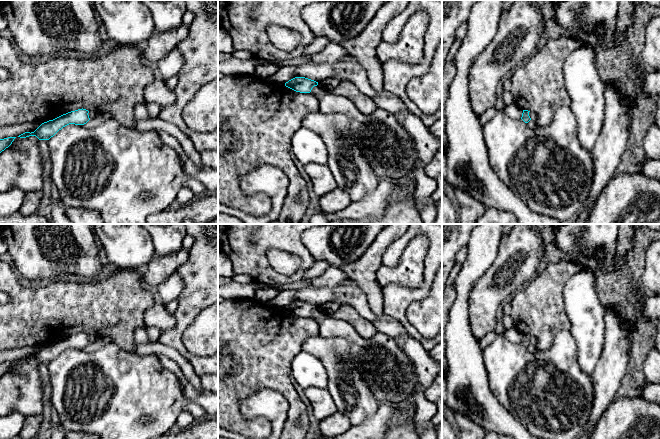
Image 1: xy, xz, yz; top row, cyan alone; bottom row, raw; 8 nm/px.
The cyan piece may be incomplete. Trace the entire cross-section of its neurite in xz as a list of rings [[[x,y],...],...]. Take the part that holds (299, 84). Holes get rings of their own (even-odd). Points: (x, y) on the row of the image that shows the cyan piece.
[[[295,77],[285,86],[300,93],[312,92],[319,99],[322,113],[346,115],[351,137],[380,180],[412,176],[420,158],[414,141],[394,114],[381,108],[363,114],[348,98],[332,94],[320,88],[318,82],[305,77]]]

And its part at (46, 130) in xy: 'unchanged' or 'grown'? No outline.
grown

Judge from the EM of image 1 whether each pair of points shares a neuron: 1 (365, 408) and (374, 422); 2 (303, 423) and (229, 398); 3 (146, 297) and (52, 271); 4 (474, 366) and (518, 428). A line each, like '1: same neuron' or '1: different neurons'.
1: different neurons
2: same neuron
3: different neurons
4: same neuron

